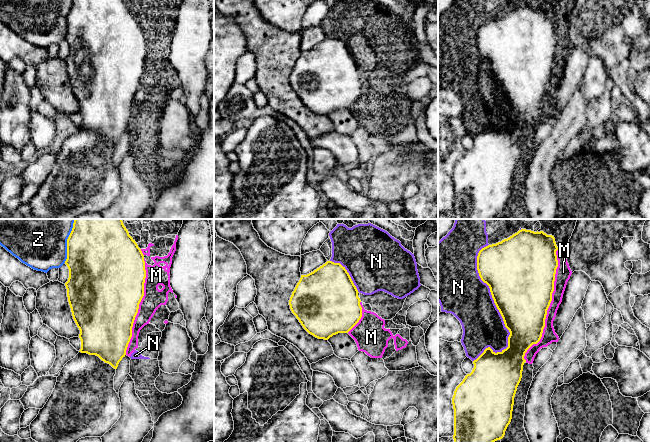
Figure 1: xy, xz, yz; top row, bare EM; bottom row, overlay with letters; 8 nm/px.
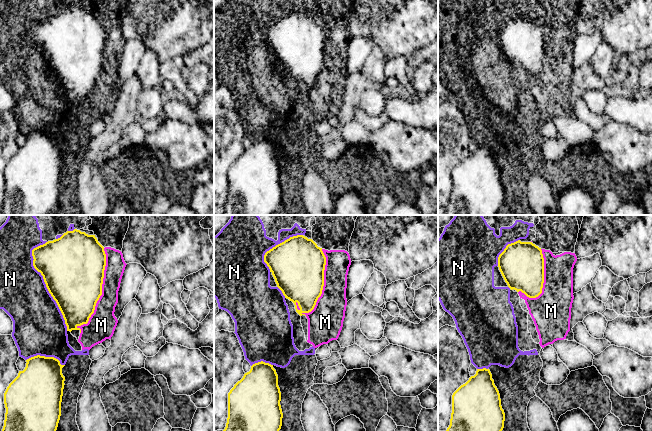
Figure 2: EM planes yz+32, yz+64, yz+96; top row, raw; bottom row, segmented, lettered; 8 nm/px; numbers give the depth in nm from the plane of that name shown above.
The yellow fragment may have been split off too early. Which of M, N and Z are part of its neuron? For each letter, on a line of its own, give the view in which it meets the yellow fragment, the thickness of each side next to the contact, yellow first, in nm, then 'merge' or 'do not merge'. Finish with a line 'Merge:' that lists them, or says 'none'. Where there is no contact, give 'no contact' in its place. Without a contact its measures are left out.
M: meets yellow in yz; 480 nm thick on the yellow side, 110 nm on the other; do not merge
N: meets yellow in yz; 480 nm thick on the yellow side, 360 nm on the other; do not merge
Z: meets yellow in xy; 480 nm thick on the yellow side, 380 nm on the other; do not merge
Merge: none

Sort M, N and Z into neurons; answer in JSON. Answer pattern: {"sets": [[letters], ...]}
{"sets": [["M", "N"], ["Z"]]}

